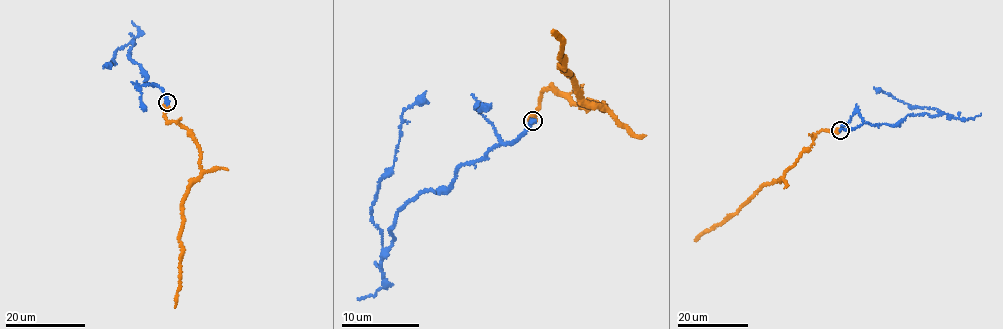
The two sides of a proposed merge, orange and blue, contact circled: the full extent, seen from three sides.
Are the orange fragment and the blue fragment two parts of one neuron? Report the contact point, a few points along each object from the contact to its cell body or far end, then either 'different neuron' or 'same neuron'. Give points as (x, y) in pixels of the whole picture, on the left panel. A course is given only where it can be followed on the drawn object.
(167, 102) | orange via (167, 103), (164, 114), (189, 129), (201, 158), (200, 174), (191, 182), (182, 208), (175, 308) | blue via (167, 103), (130, 57), (133, 41), (116, 49), (114, 61), (108, 65) | same neuron

